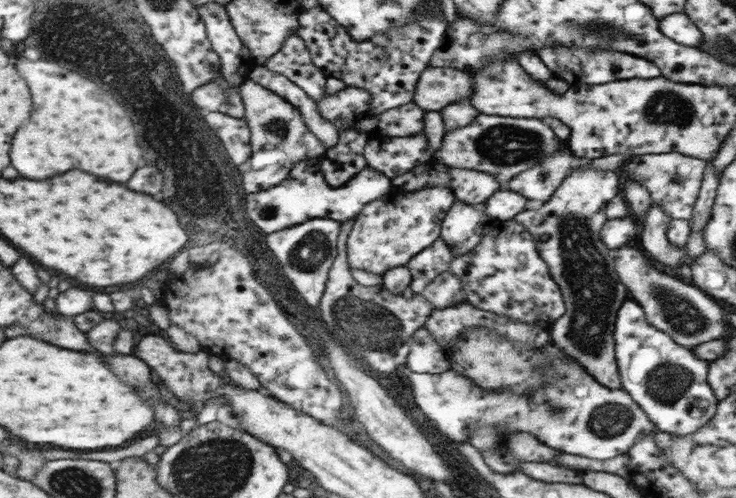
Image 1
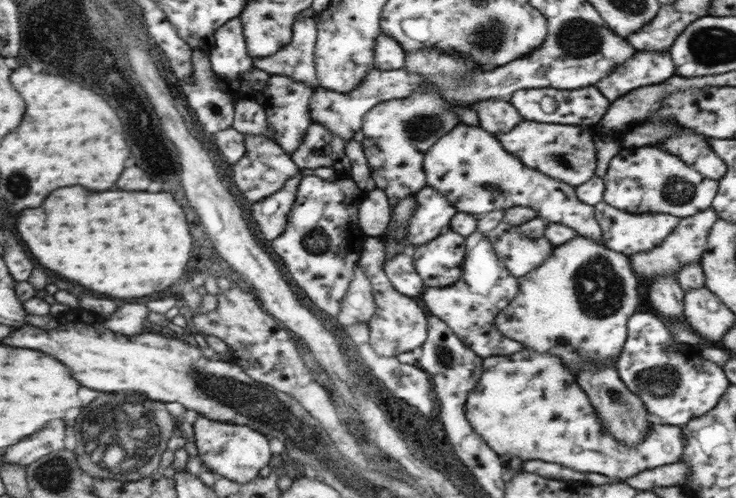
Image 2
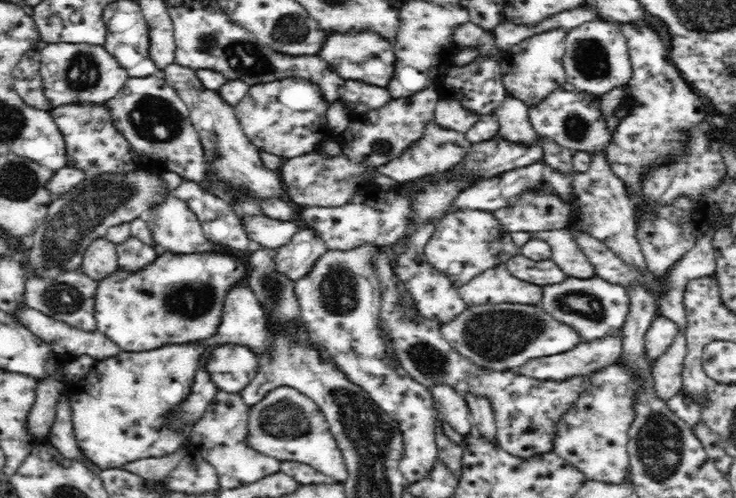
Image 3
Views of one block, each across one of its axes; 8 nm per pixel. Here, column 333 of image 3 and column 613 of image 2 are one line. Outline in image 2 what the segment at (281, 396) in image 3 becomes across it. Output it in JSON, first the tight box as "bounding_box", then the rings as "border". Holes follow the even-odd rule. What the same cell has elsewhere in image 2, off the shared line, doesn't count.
{"bounding_box":[465,350,685,480],"border":[[[523,350],[511,356],[483,358],[483,374],[467,396],[465,418],[479,438],[485,438],[489,448],[497,448],[501,458],[563,464],[577,472],[601,474],[609,480],[629,480],[649,468],[677,464],[685,448],[681,428],[655,420],[639,444],[629,448],[617,442],[617,438],[607,434],[577,376],[565,368],[561,356],[551,352]]]}

